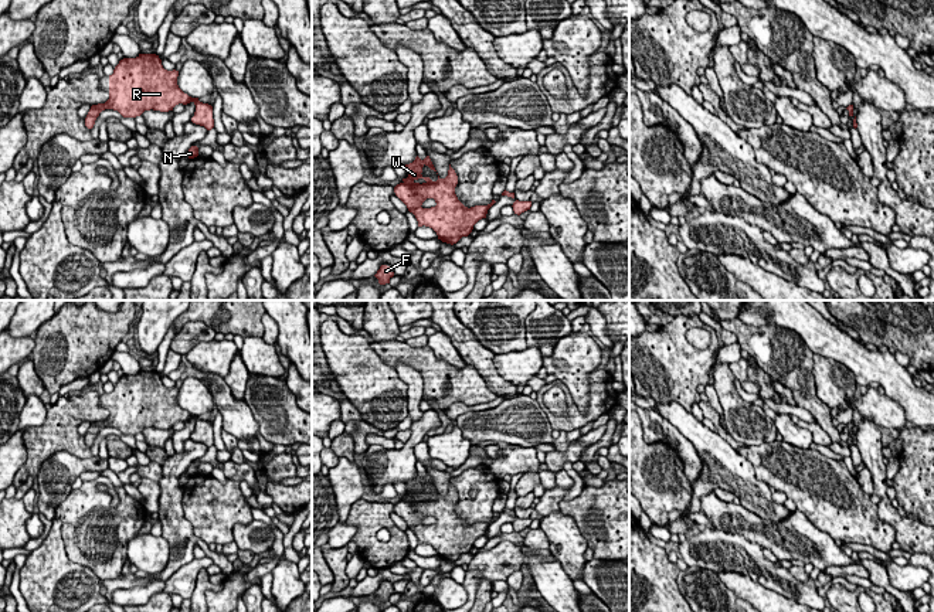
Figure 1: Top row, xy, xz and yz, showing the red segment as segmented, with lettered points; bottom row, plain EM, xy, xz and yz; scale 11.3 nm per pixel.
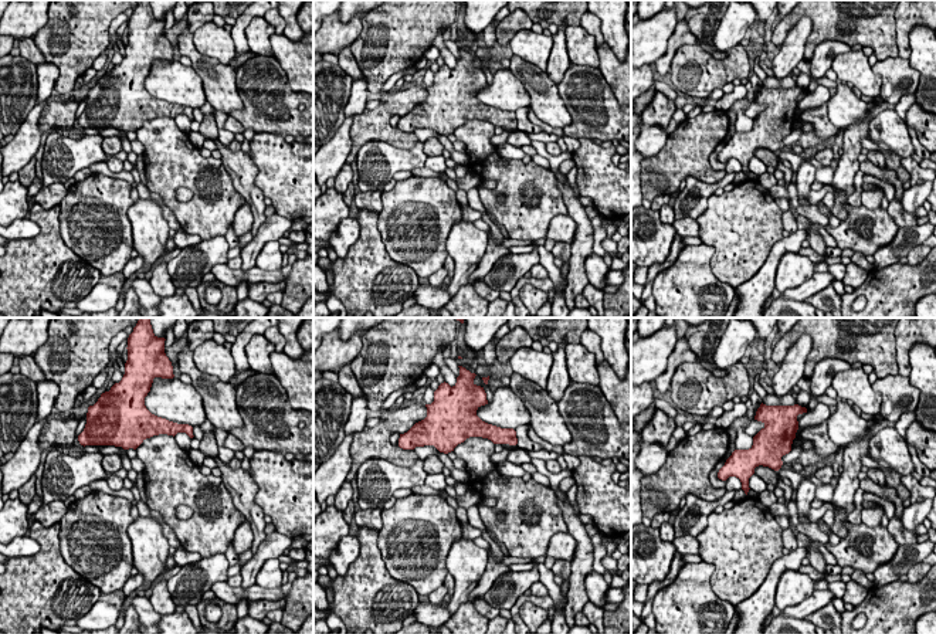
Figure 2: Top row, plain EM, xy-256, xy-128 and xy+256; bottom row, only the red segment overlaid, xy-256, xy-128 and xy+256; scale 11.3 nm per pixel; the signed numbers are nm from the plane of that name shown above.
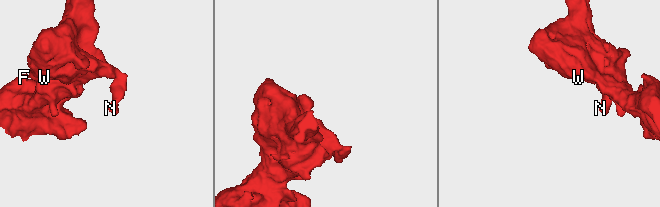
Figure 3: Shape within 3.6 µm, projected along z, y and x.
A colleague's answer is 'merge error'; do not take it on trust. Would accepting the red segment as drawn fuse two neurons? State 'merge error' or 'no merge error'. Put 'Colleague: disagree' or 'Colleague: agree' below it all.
no merge error
Colleague: disagree

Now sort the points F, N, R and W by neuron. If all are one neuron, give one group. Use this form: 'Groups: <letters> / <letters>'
Groups: F N R W

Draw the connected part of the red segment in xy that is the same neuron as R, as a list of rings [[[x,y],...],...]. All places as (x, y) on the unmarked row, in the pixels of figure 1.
[[[139,371],[136,375],[123,375],[109,392],[109,416],[92,422],[85,443],[92,446],[96,435],[105,426],[118,428],[123,435],[140,434],[145,428],[169,429],[179,421],[196,422],[191,439],[214,445],[213,424],[198,415],[184,411],[177,402],[179,388],[167,388],[156,371]]]

